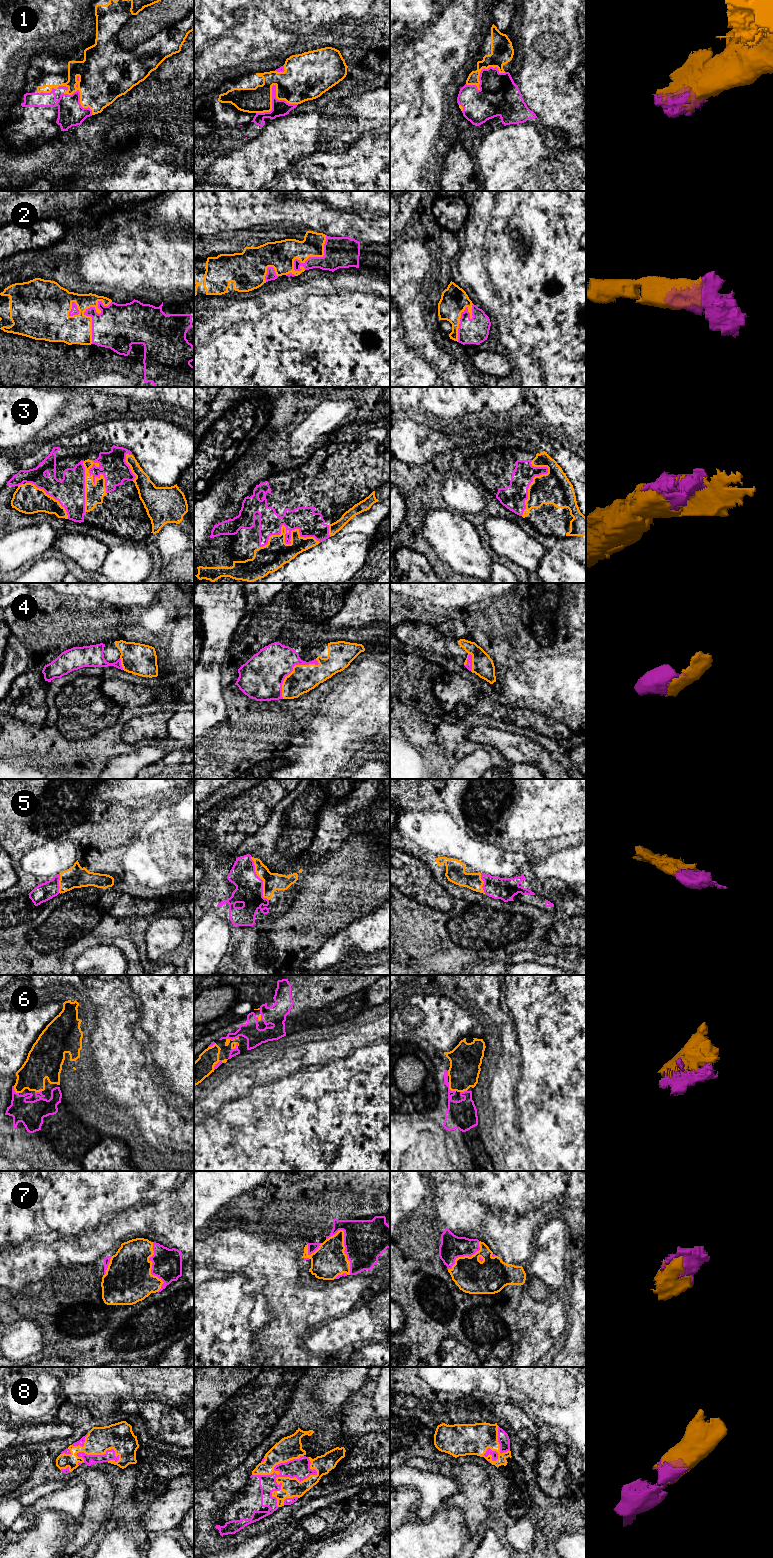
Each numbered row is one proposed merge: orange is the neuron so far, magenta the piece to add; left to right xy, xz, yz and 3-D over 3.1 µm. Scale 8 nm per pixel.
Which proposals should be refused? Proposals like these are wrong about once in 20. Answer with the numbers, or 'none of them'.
none of them

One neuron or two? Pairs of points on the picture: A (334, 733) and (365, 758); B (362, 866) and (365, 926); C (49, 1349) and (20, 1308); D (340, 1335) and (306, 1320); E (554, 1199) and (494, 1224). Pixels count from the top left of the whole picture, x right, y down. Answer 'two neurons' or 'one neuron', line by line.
A: two neurons
B: two neurons
C: one neuron
D: two neurons
E: one neuron

